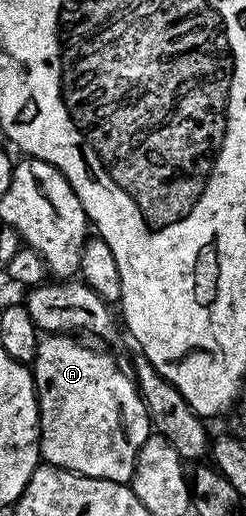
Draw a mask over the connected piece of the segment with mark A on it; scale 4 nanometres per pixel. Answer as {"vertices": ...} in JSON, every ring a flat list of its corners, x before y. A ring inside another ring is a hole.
{"vertices":[[54,333,42,336,37,342,37,354,31,368,41,412,41,457,48,464,84,477,107,479,120,485,132,482,139,447,143,447,151,432,149,409,141,398,136,380,117,366,111,354,88,349,77,341,80,340,76,336]]}

